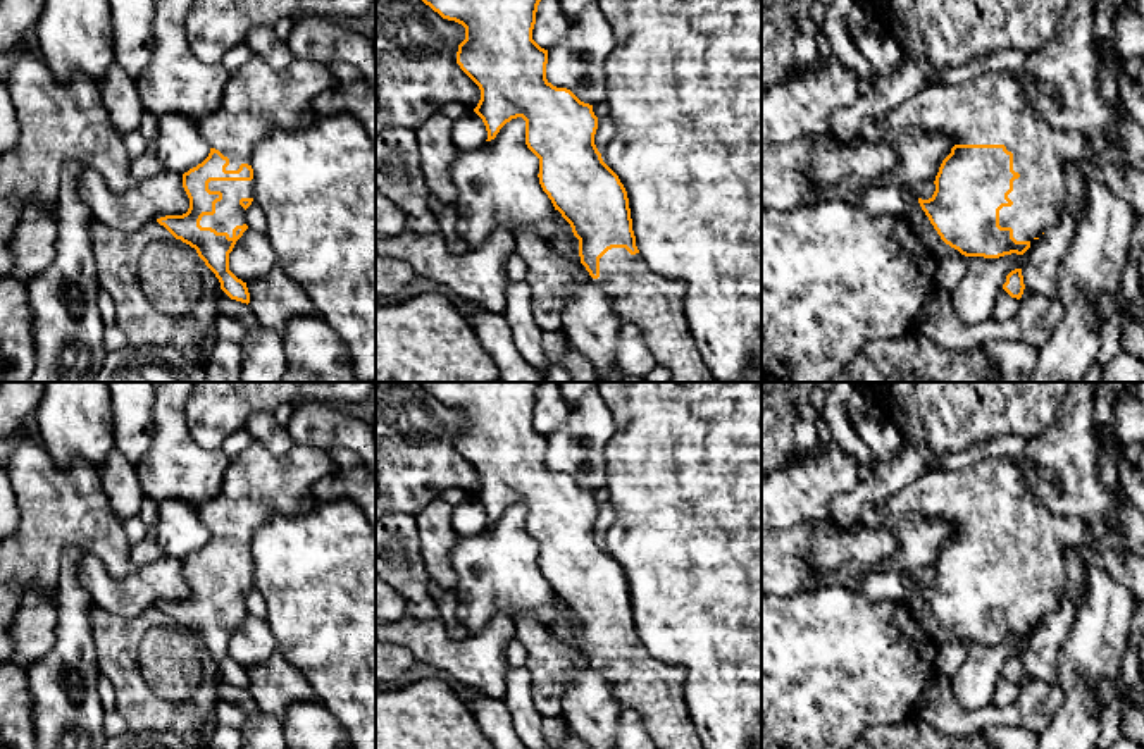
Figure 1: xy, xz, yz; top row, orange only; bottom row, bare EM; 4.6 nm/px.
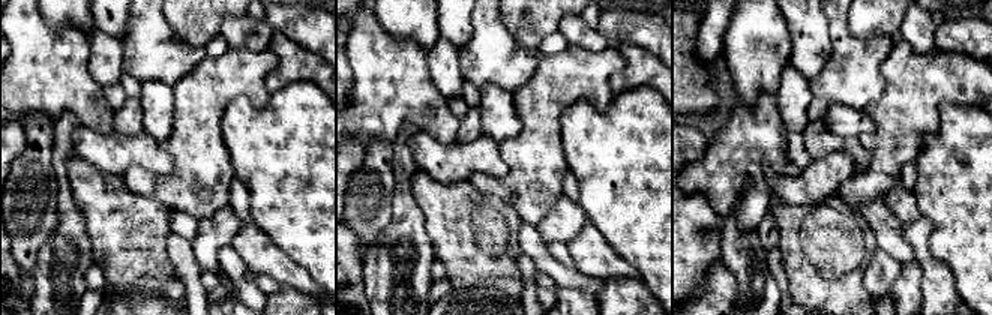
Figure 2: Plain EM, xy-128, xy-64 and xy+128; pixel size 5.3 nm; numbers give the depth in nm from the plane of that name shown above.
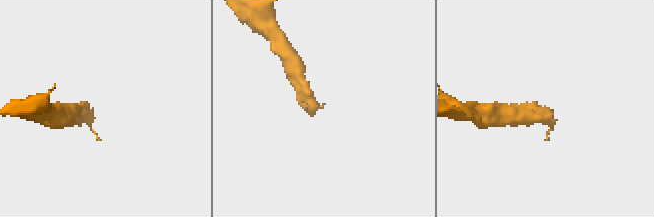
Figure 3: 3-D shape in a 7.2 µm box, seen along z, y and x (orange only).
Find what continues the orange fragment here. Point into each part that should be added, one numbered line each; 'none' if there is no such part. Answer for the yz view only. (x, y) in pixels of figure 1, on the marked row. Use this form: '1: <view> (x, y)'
1: yz (991, 109)

